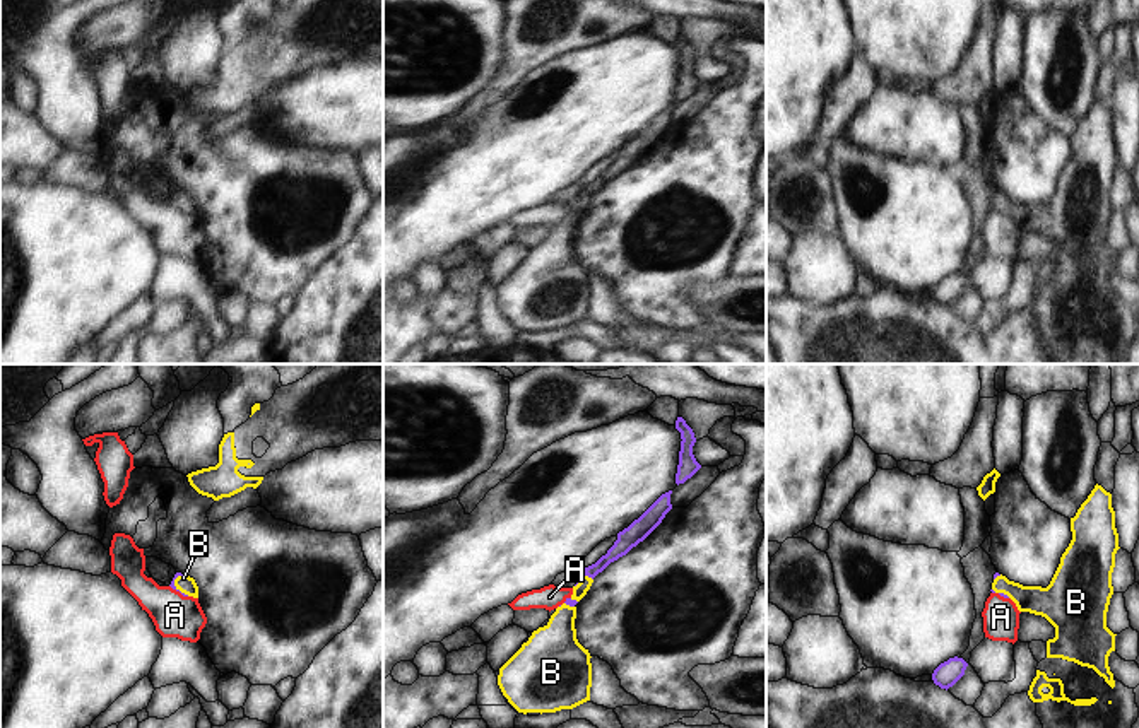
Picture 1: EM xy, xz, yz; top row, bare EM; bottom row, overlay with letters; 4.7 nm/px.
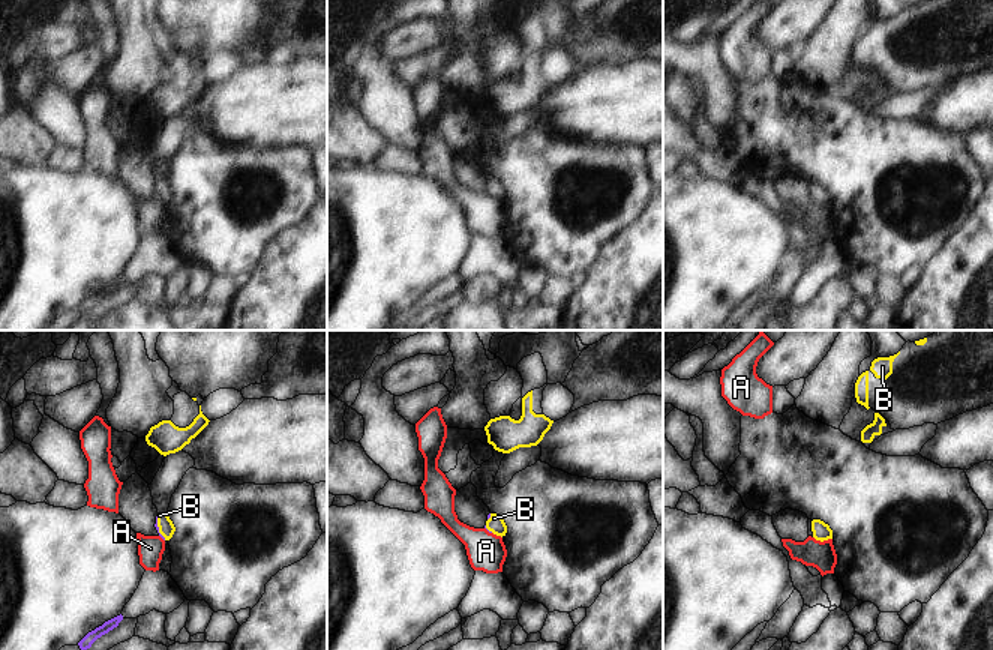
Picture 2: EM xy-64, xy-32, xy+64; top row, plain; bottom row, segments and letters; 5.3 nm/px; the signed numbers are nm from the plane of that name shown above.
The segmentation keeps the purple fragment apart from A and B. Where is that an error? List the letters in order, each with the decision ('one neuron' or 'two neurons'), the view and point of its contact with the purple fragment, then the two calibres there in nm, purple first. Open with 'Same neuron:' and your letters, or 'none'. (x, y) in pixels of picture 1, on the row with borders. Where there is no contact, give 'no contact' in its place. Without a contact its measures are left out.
Same neuron: B
A: two neurons | xy (178, 590) | 20/200 nm
B: one neuron | xz (589, 576) | 90/70 nm

